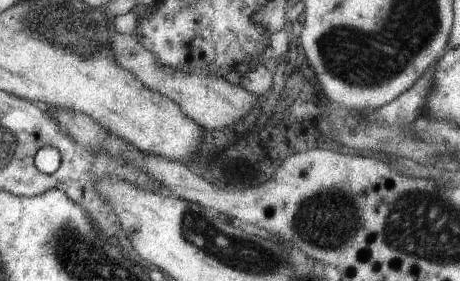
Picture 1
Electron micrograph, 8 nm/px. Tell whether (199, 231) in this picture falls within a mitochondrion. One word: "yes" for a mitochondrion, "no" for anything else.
yes

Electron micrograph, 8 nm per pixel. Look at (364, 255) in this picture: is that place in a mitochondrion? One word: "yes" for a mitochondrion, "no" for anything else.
no

